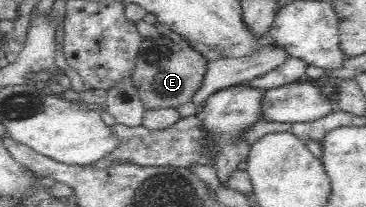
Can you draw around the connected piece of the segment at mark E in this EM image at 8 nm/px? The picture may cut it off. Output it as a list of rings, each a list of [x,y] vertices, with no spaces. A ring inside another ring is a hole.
[[[159,34],[158,37],[143,38],[131,77],[132,86],[138,89],[145,109],[177,108],[191,101],[204,79],[208,64],[209,61],[200,52],[193,48],[182,47],[166,35]]]

